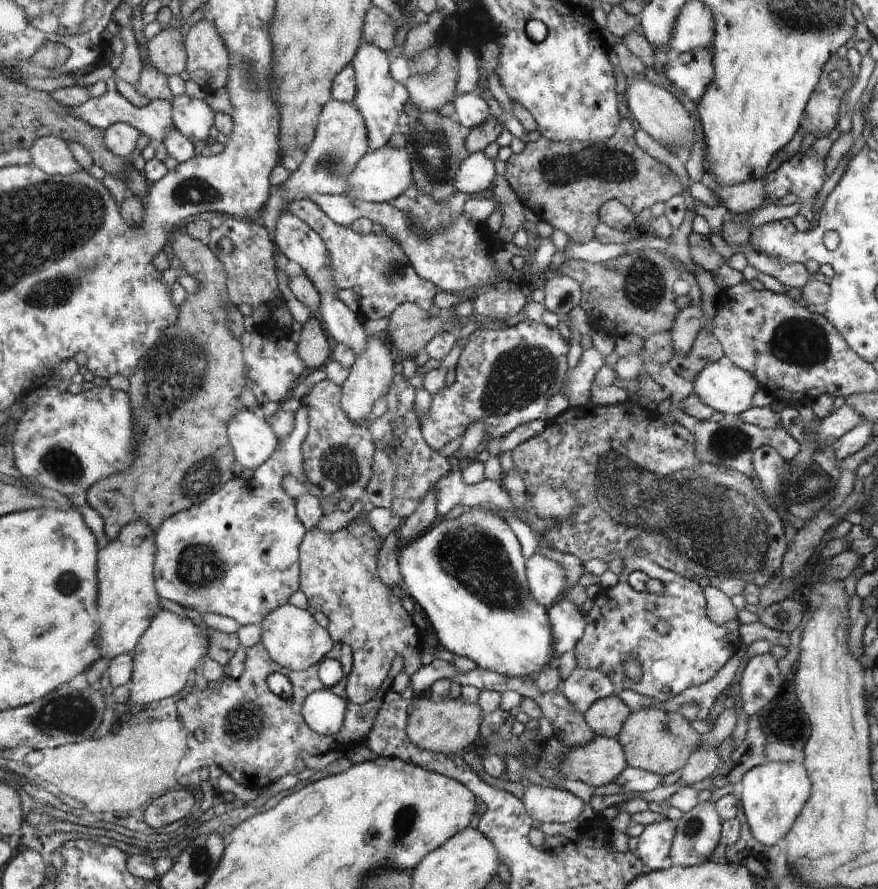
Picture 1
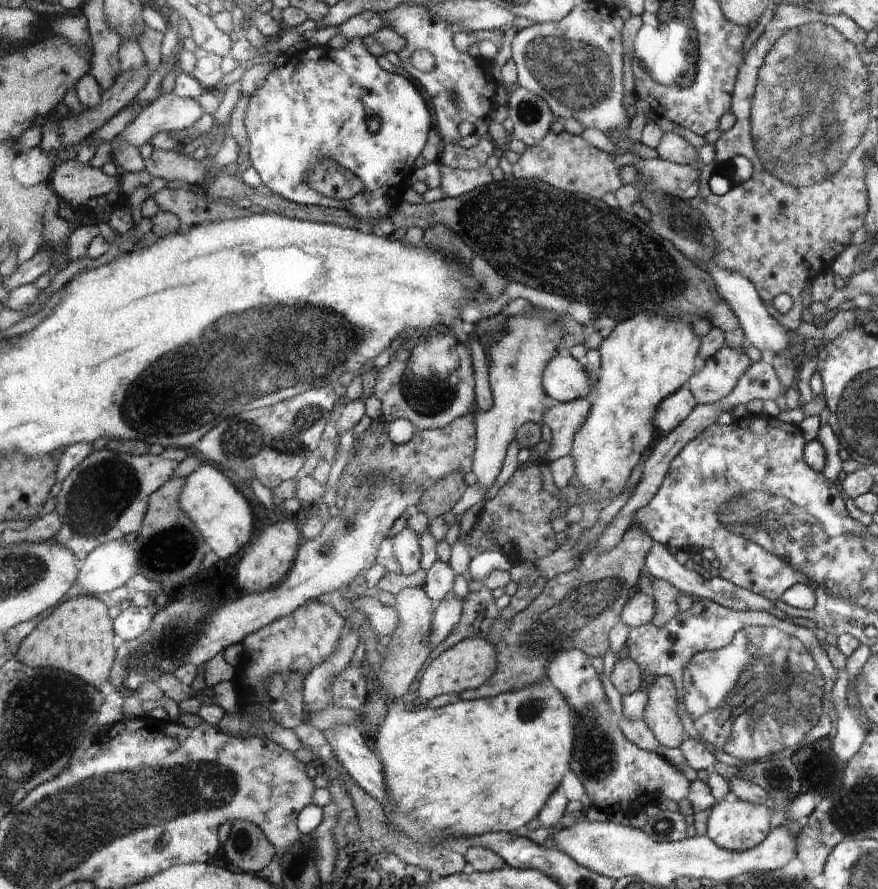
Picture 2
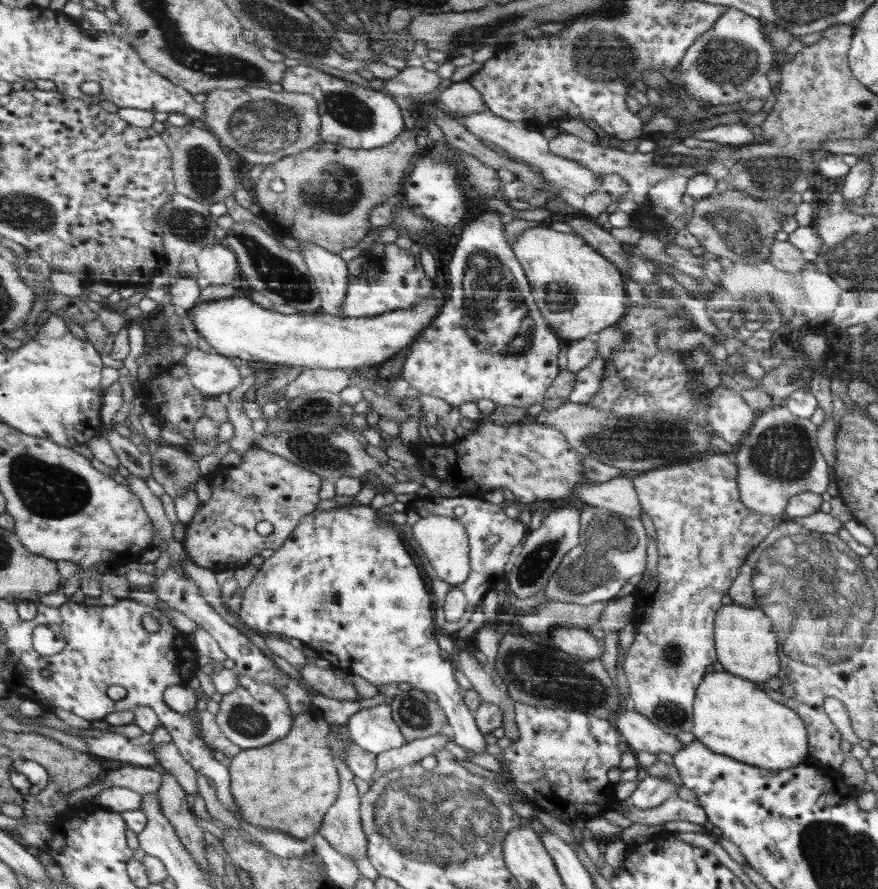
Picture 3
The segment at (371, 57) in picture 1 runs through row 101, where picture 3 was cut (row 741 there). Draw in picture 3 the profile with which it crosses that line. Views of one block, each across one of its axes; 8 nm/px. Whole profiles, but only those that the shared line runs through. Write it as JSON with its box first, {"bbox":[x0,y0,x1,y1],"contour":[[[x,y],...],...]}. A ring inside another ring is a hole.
{"bbox":[346,704,407,756],"contour":[[[380,704],[356,712],[346,724],[351,740],[363,750],[378,756],[407,744],[391,718],[391,706]]]}

